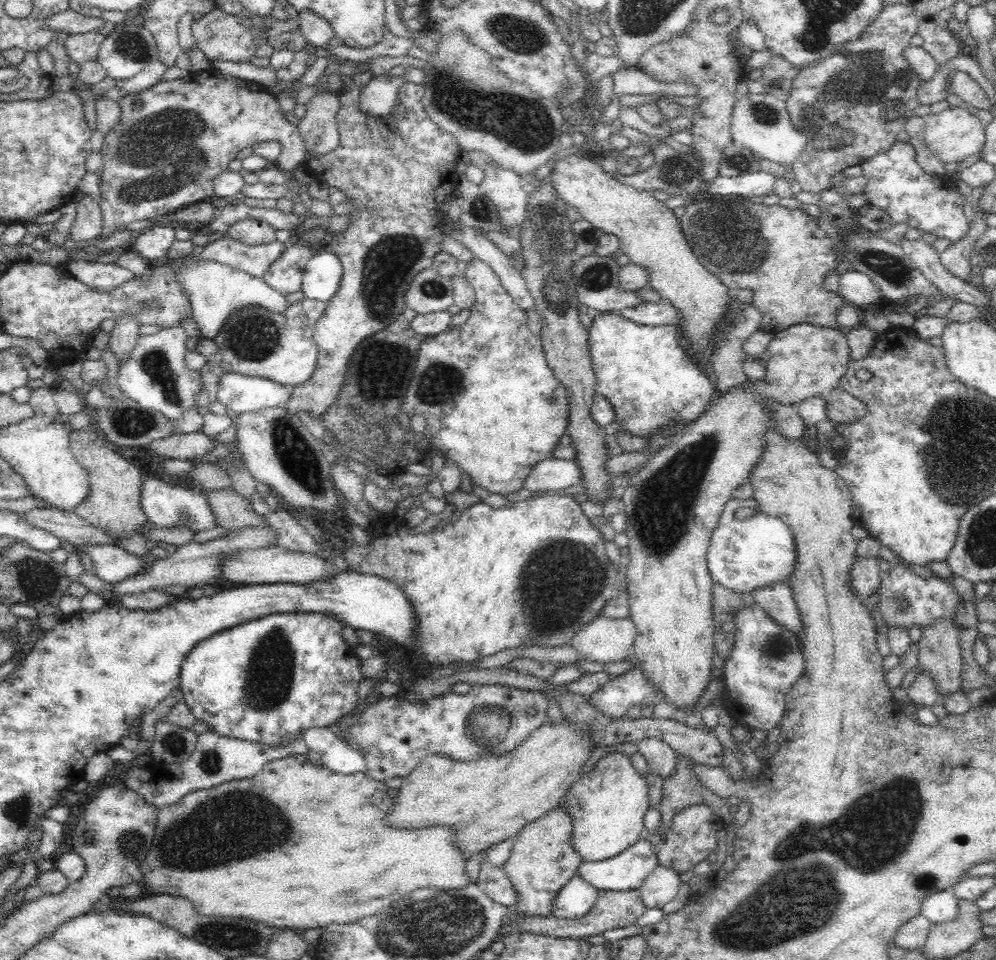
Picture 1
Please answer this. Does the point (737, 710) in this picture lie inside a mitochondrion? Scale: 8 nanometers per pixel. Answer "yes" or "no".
no

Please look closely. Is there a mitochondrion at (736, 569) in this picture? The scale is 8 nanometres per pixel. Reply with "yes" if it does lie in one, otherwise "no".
no

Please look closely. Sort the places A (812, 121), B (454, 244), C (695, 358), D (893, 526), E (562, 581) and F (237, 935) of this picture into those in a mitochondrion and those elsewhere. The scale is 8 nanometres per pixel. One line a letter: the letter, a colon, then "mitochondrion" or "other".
A: mitochondrion
B: other
C: other
D: other
E: mitochondrion
F: mitochondrion

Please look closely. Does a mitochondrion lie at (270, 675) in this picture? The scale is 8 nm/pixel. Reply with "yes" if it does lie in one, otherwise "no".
yes

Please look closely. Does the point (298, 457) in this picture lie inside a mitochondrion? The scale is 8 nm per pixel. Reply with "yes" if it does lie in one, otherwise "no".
yes

